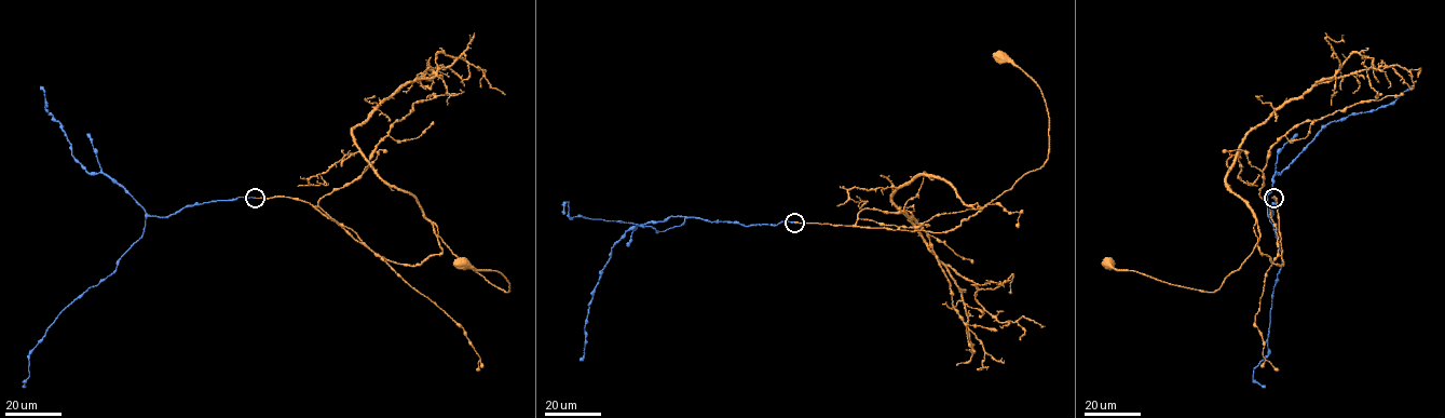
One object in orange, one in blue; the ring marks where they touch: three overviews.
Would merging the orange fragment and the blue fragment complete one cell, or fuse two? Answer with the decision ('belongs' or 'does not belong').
belongs

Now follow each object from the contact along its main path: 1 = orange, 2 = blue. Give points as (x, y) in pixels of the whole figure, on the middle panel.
1: (794, 223), (946, 232), (1040, 167), (1046, 104), (1002, 56)
2: (794, 223), (744, 226), (670, 216), (631, 227), (612, 247), (601, 271), (588, 306), (580, 360)

